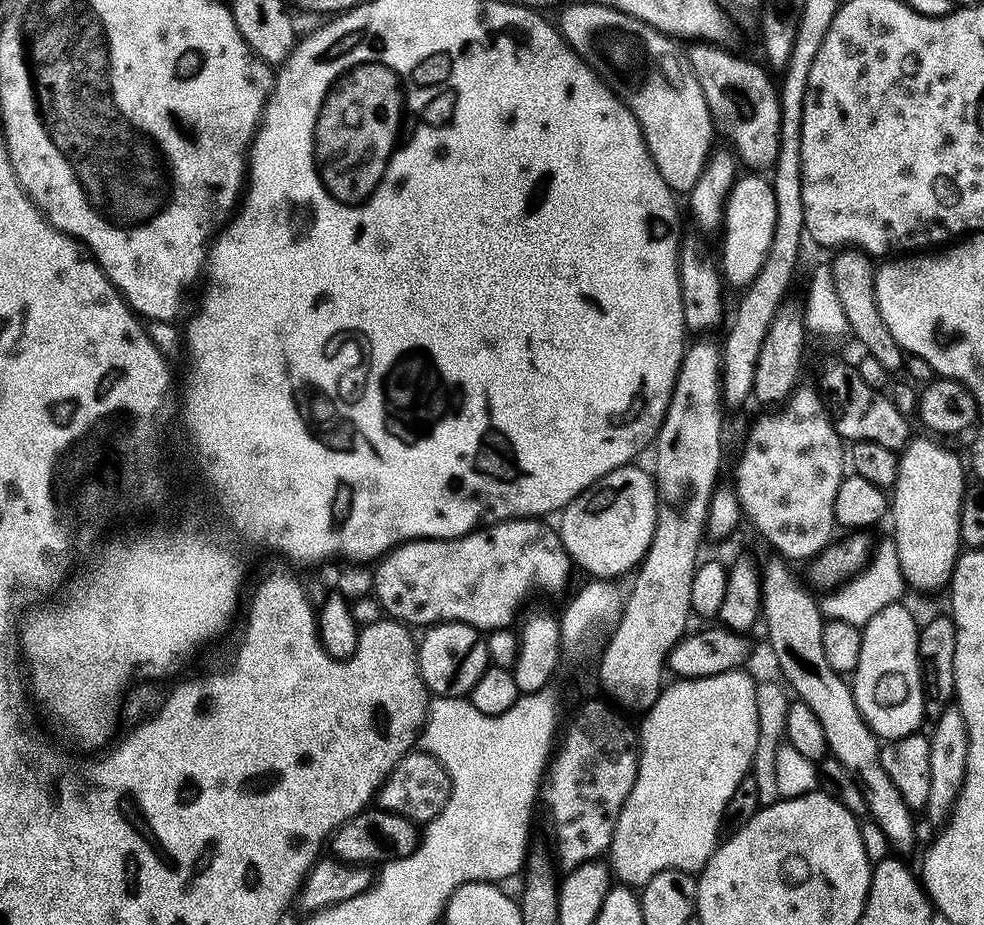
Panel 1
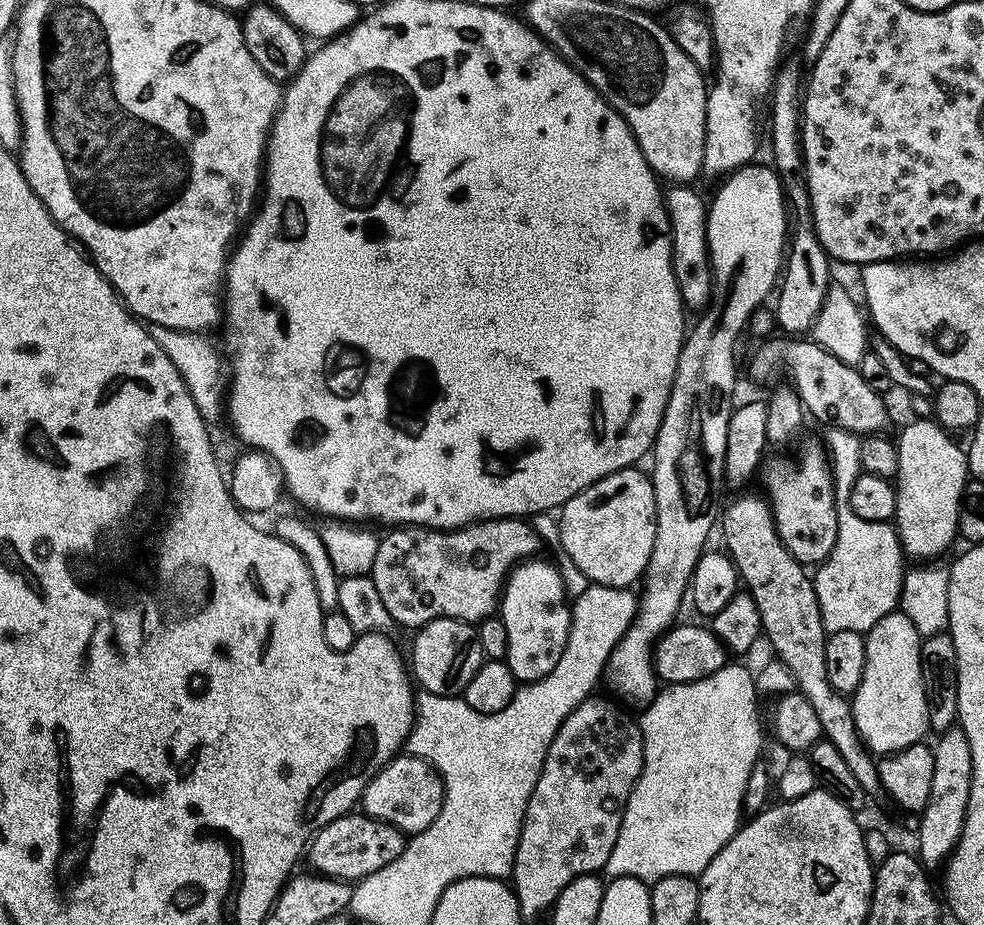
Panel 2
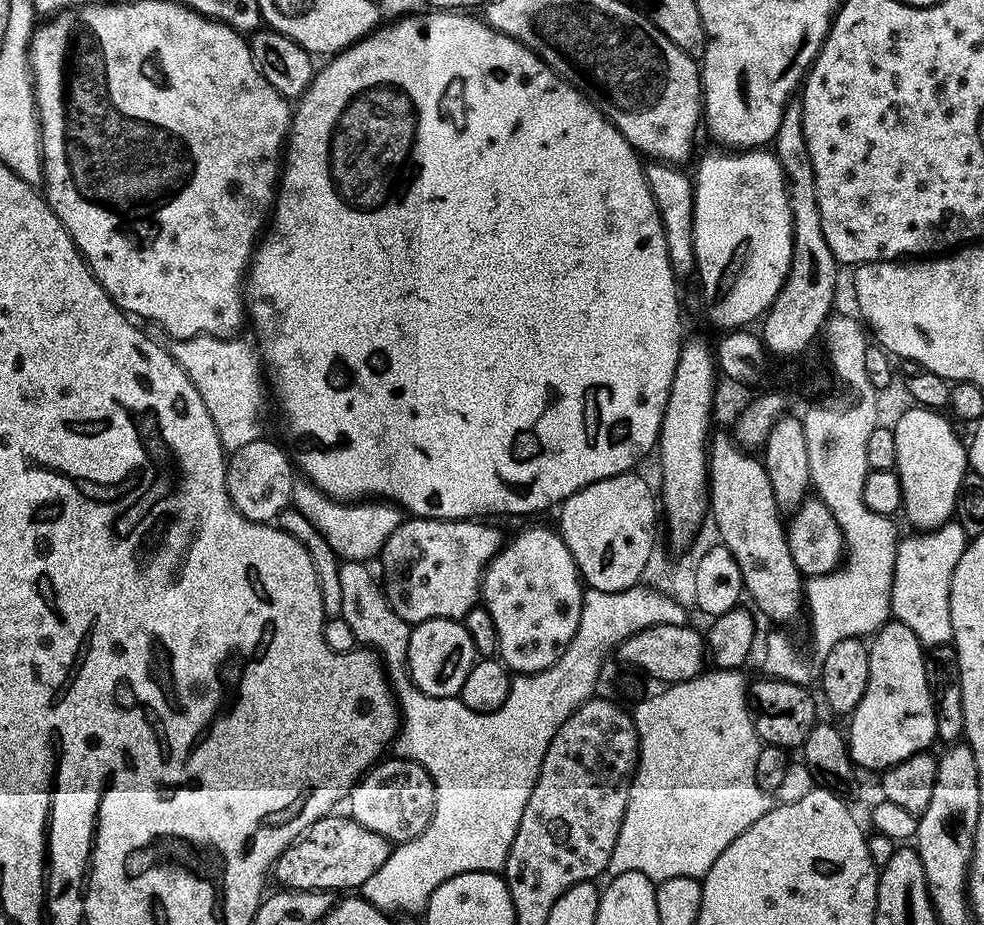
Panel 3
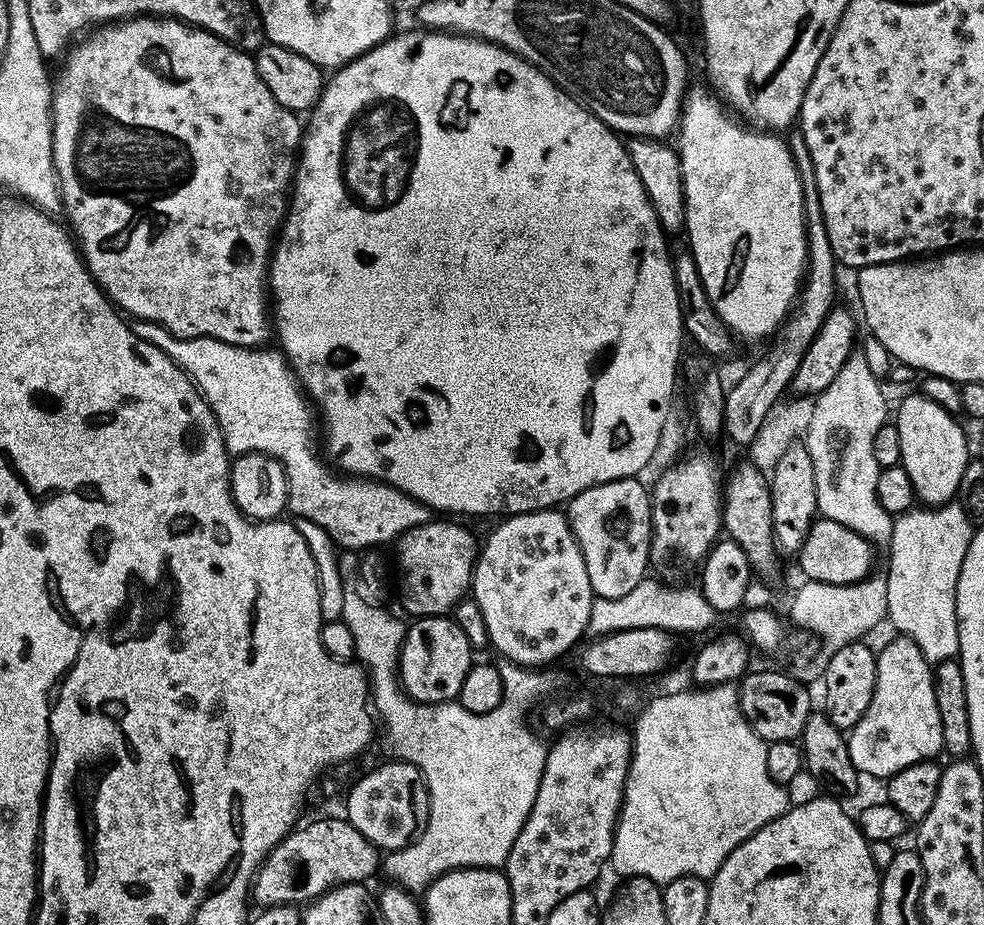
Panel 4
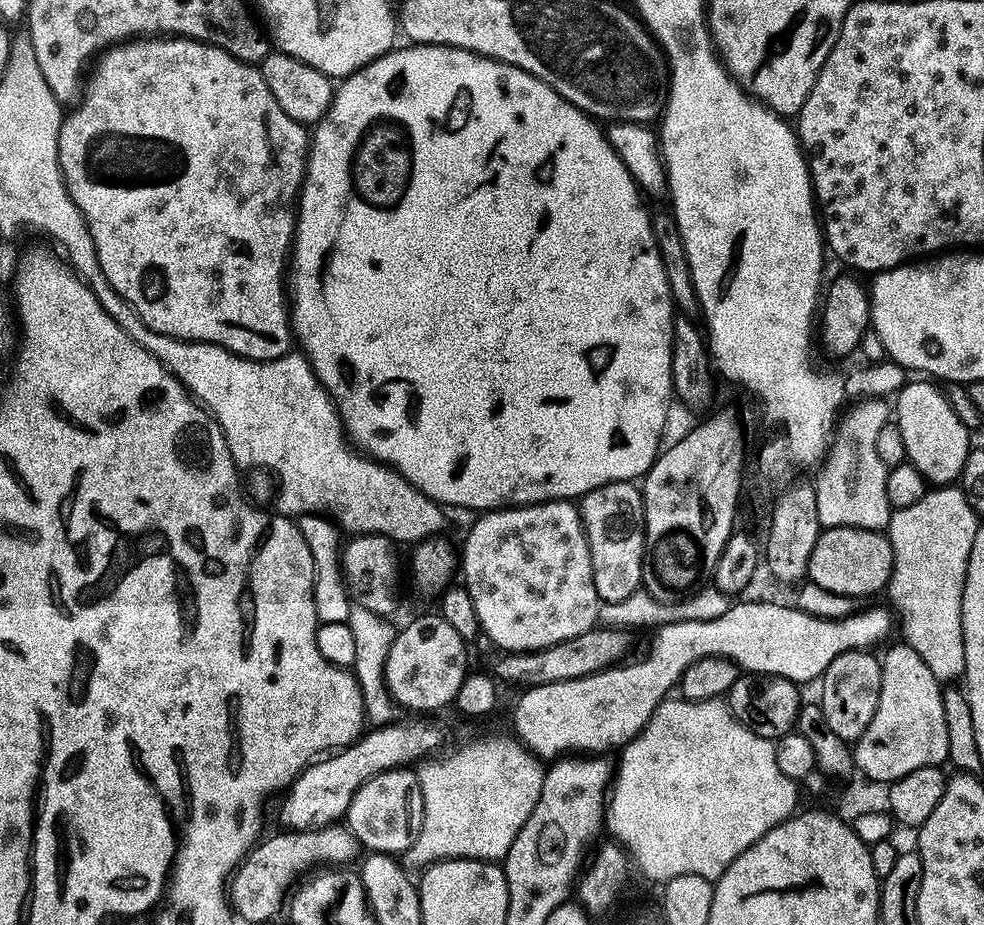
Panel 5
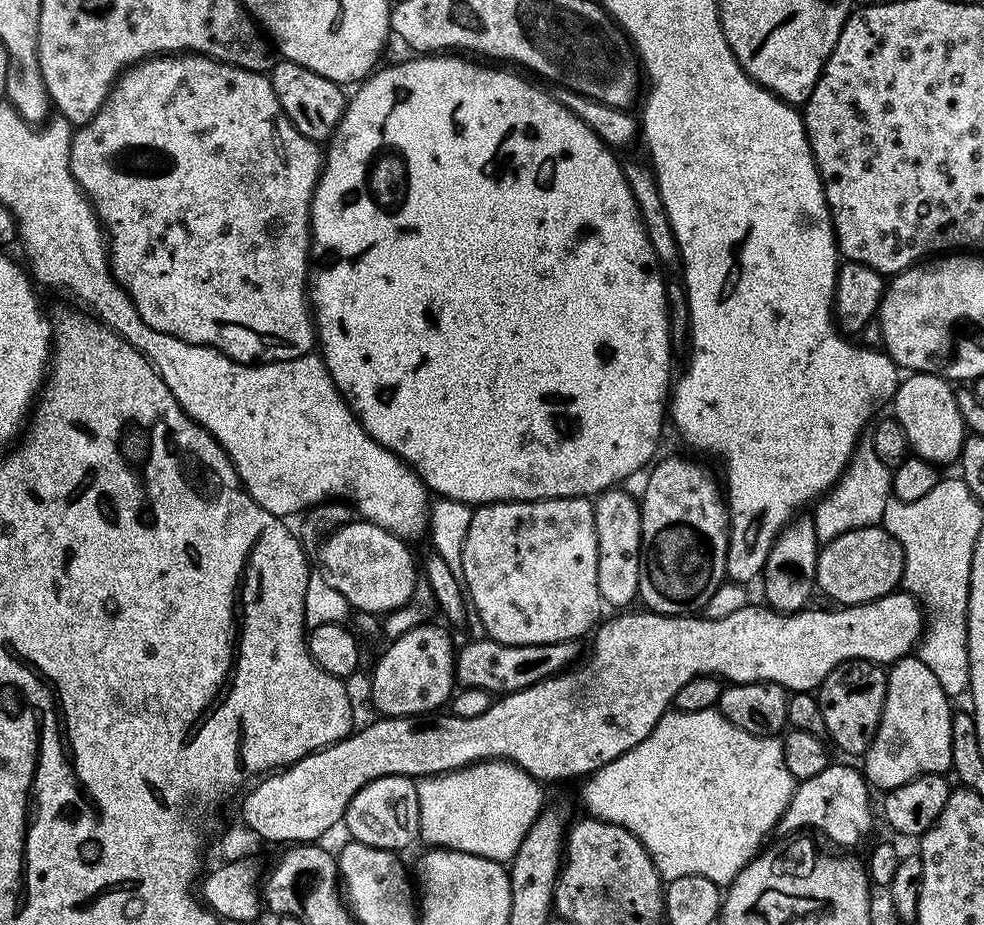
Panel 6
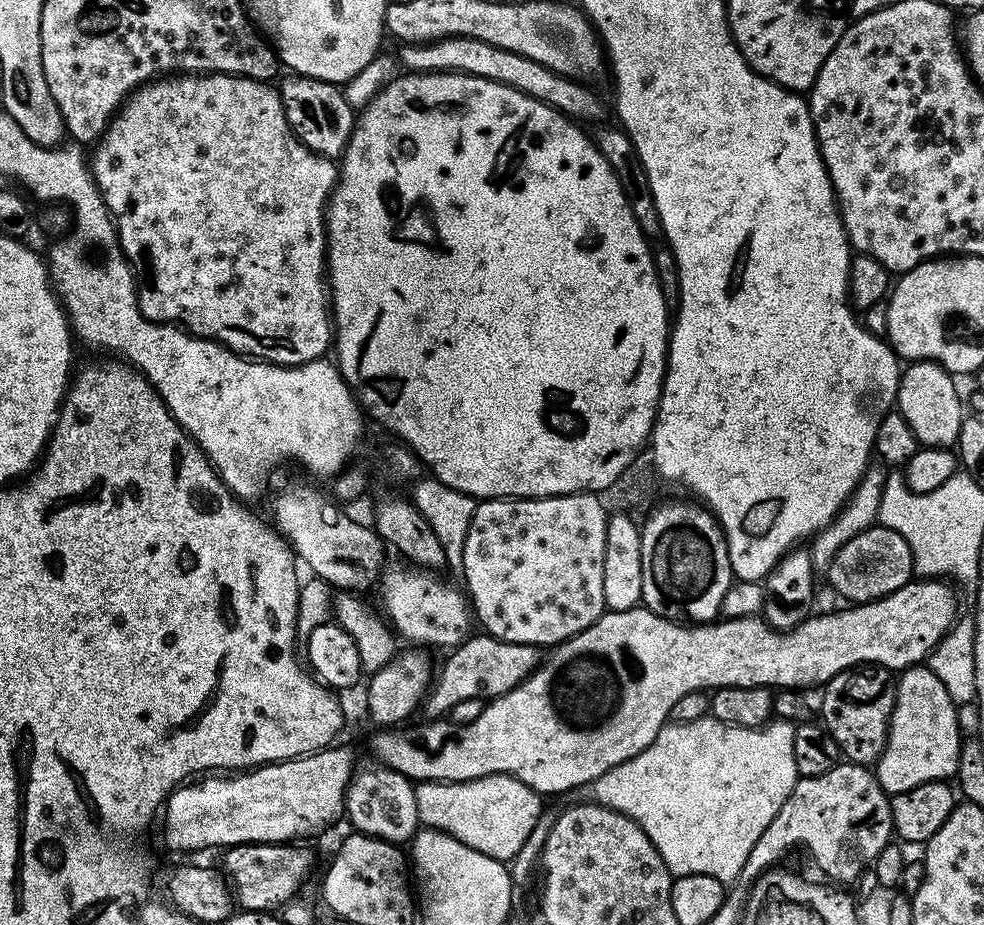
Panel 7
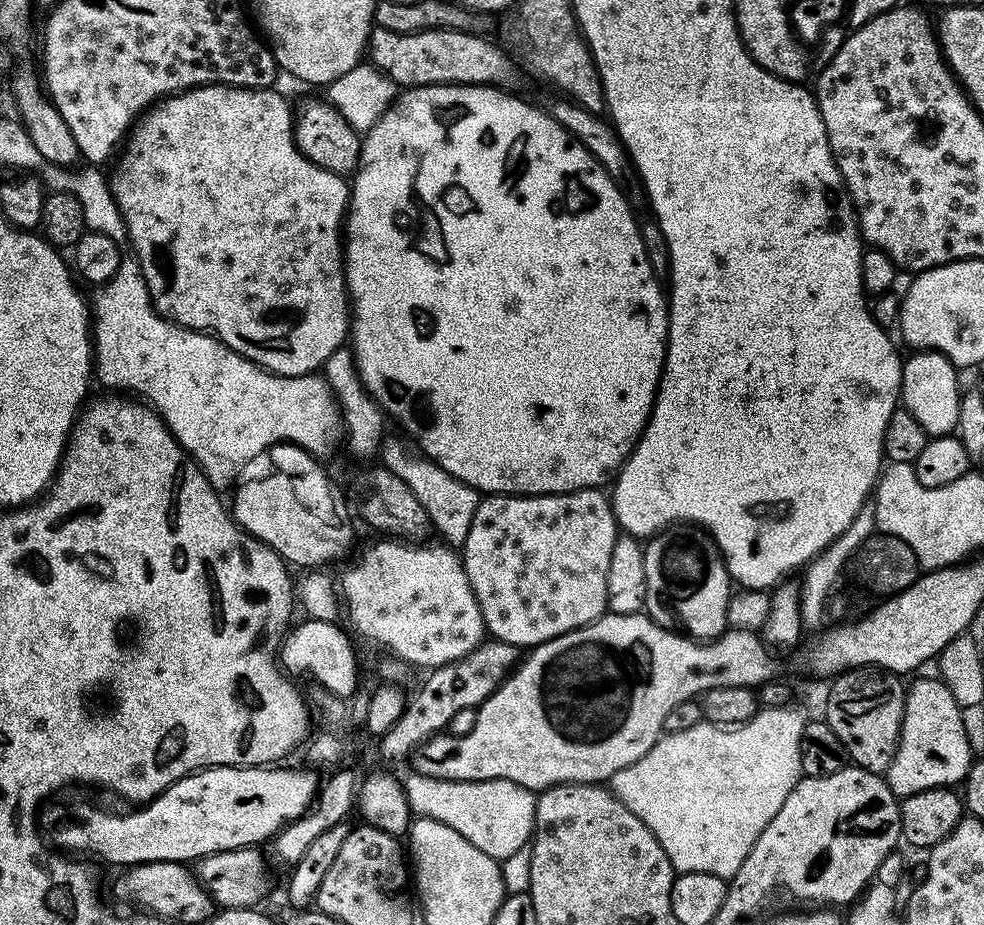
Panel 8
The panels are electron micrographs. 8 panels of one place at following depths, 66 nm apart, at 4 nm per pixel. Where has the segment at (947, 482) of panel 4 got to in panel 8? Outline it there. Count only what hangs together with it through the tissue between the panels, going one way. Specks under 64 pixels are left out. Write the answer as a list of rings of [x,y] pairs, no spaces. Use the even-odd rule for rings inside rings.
[[[916,350],[911,354],[913,356],[903,361],[898,373],[898,396],[902,407],[918,418],[922,430],[926,430],[929,437],[955,433],[960,422],[962,395],[962,387],[956,381],[956,365],[951,364],[940,352]]]

